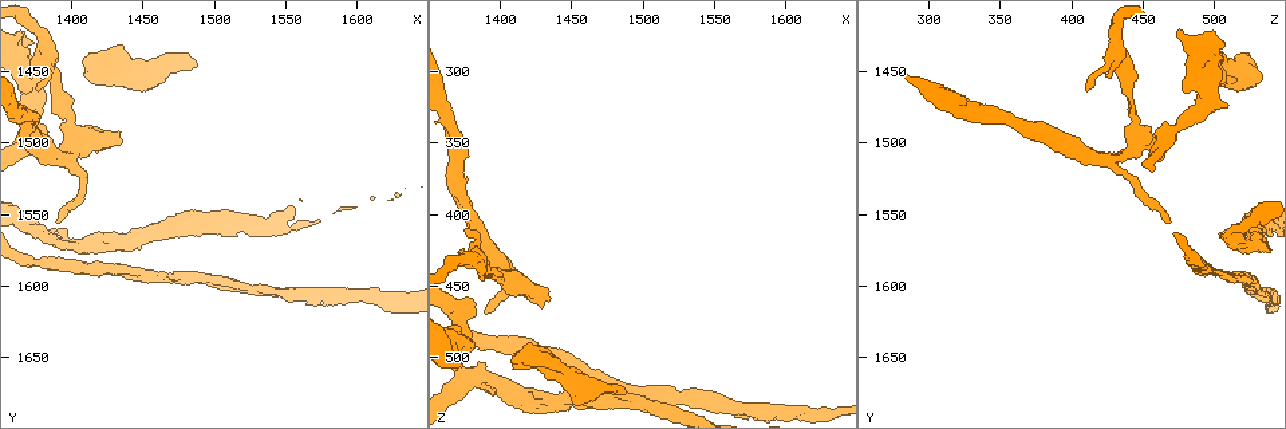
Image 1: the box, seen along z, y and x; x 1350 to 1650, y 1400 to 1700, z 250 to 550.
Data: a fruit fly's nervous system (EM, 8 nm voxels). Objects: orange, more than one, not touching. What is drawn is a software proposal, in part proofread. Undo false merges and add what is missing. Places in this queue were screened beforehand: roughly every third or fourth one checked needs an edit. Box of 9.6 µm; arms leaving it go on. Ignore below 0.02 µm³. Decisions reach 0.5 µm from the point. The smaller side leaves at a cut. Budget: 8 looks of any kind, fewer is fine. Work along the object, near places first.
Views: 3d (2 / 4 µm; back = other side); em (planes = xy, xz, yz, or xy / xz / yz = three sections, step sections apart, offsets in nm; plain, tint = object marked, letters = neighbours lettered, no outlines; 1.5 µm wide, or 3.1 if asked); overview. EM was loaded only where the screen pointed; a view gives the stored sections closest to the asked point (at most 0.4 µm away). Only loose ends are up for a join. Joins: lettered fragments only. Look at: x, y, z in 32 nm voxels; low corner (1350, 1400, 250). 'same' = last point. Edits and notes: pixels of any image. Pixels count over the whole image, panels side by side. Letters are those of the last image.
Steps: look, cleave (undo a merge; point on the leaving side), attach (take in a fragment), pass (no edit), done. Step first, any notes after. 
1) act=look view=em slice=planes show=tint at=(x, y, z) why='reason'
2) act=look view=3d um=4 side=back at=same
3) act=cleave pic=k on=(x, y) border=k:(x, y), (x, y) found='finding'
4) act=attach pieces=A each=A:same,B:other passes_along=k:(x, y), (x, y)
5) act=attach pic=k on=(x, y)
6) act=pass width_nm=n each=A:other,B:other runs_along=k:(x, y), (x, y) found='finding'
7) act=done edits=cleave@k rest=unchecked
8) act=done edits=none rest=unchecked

act=look view=3d um=4 side=back at=(1372, 1454, 428) why='branch stops here'

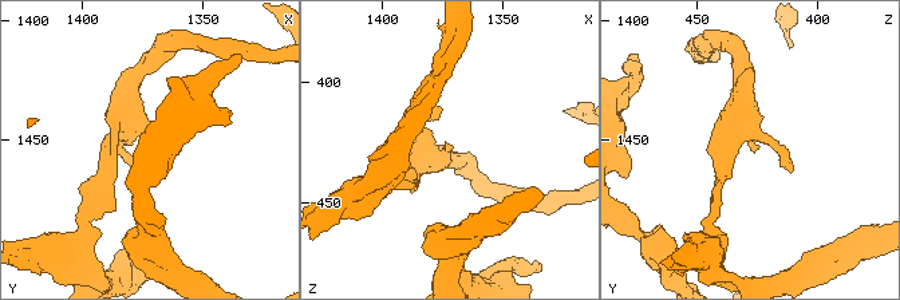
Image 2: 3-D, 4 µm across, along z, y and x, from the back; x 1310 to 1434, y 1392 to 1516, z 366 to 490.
act=look view=em slice=xy step=8 show=letters at=(1371, 1456, 427)

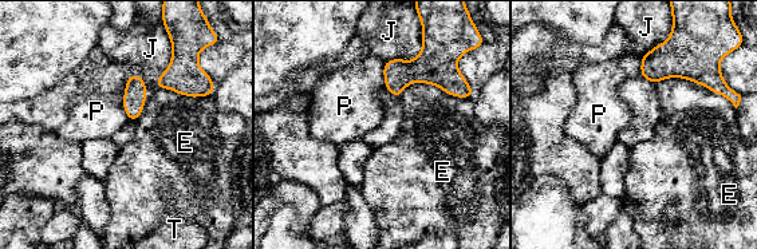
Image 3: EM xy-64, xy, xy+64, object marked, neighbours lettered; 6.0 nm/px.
act=pass each=E:other,J:other,P:other,T:other border=3:(122, 93), (122, 109), (129, 119) found='none of them fits'

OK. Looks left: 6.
act=look view=3d um=2 side=back at=(1476, 1436, 518) why='free end'

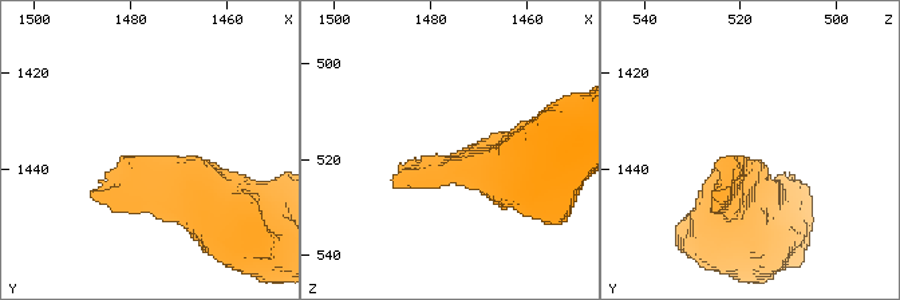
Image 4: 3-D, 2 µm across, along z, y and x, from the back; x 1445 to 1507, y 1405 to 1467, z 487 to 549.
act=look view=em slice=xy step=4 show=letters at=(1475, 1436, 519)

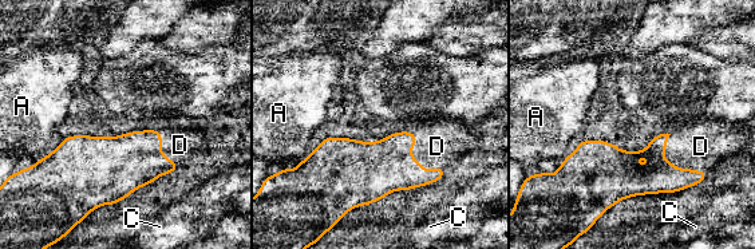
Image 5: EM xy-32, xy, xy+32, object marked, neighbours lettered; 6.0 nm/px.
act=look view=em slice=xz step=8 show=letters at=same

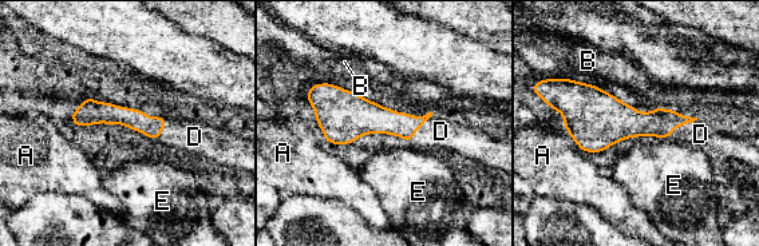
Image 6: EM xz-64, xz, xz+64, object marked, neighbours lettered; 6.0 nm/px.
act=attach pieces=D longest_contact=D:240nm each=A:other,B:other,D:same,E:other passes_along=6:(660, 122), (682, 125), (700, 134) found='it goes on there'

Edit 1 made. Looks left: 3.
act=look view=3d um=2 at=(1406, 1500, 444) why='thick turns thin'

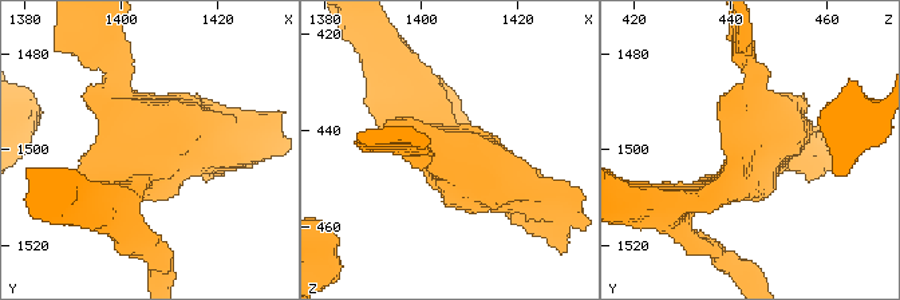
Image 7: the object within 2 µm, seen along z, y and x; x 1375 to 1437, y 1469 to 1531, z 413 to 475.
act=look view=em slice=planes show=plain at=(1406, 1498, 444) arms=4 why='need the tissue'

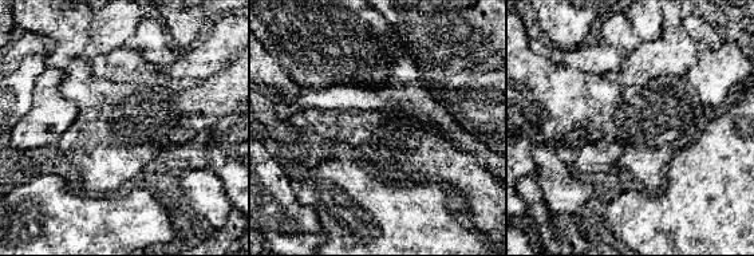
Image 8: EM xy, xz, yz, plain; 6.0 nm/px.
act=look view=em slice=planes show=letters at=same

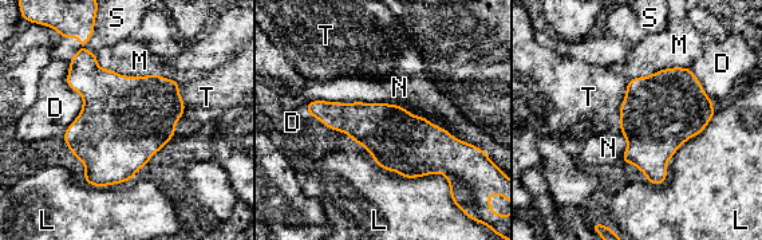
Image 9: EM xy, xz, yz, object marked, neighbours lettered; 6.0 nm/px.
act=pass each=D:other,L:other,M:other,N:other,S:other,T:other border=9:(628, 81), (619, 109), (619, 132) found='all the same neuron'

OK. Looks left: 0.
act=done edits=attach@6 rest=unchecked

